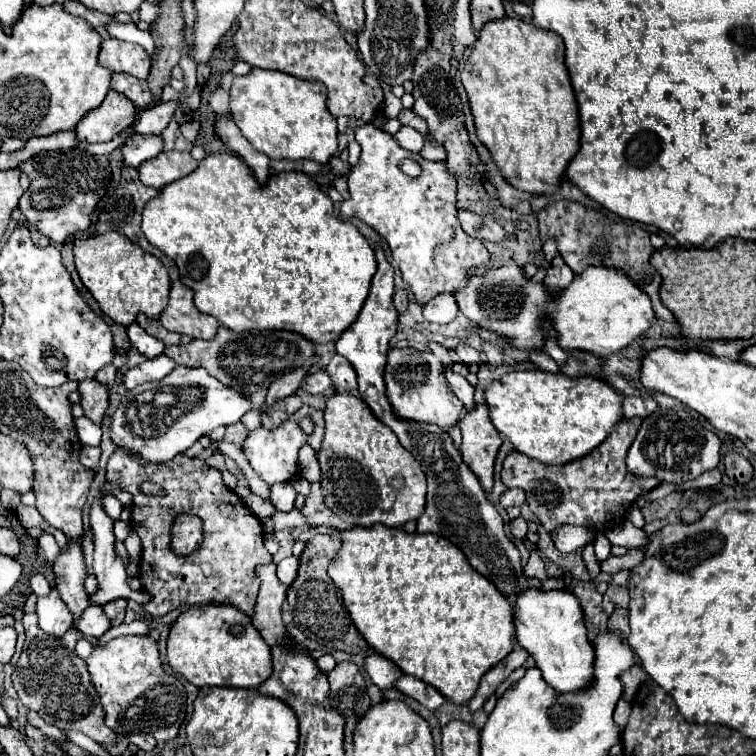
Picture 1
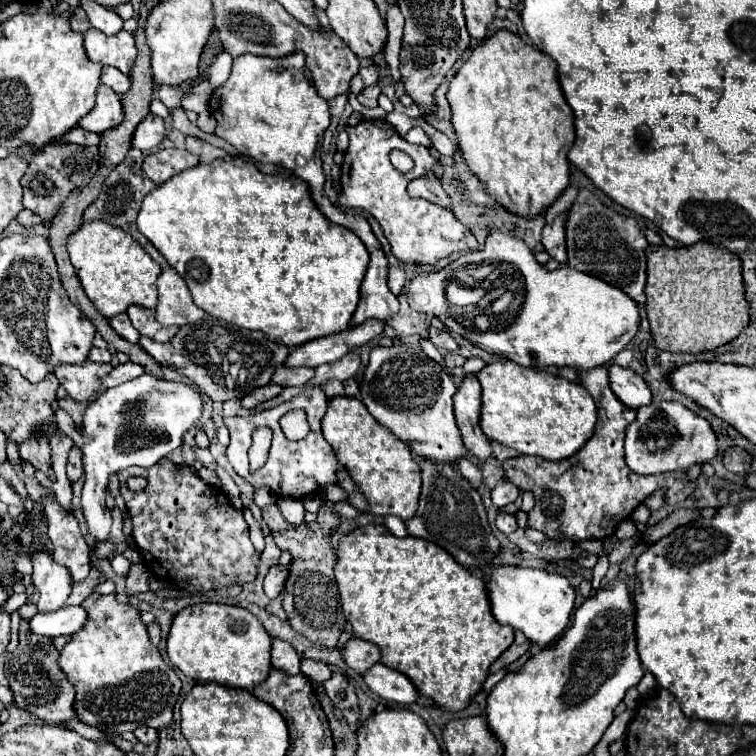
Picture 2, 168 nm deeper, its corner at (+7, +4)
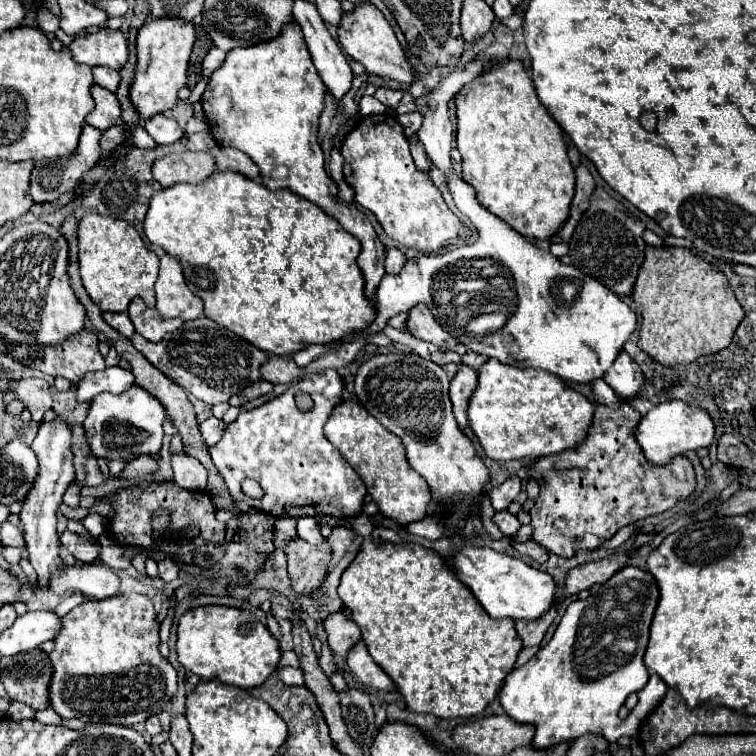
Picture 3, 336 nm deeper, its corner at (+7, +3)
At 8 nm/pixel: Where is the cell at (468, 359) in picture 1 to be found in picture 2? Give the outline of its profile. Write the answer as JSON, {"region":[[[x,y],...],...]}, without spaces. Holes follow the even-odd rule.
{"region":[[[428,326],[428,336],[430,336],[430,342],[436,348],[440,348],[440,350],[452,350],[452,352],[458,352],[460,350],[460,346],[456,344],[456,340],[446,330],[438,330],[434,326]]]}

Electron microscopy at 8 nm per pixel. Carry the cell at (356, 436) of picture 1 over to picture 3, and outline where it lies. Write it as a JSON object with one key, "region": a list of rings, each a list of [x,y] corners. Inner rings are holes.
{"region":[[[344,401],[336,405],[324,425],[324,433],[350,463],[350,467],[360,475],[362,483],[368,489],[368,495],[378,505],[382,515],[398,521],[400,525],[408,525],[426,517],[430,503],[428,483],[410,467],[402,441],[394,433],[386,431],[378,419],[374,419],[360,403]]]}

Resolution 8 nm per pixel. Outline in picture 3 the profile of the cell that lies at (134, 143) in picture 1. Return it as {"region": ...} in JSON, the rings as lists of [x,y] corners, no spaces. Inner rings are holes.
{"region":[[[160,113],[146,119],[144,129],[148,131],[148,135],[152,139],[156,139],[158,145],[170,145],[170,143],[182,139],[182,135],[184,135],[184,131],[178,127],[178,123],[172,117],[164,117]]]}

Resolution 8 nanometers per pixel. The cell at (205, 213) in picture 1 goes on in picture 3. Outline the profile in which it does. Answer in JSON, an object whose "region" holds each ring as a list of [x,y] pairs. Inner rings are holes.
{"region":[[[226,169],[202,183],[172,185],[150,201],[144,233],[180,261],[186,283],[204,301],[204,315],[272,355],[290,355],[312,343],[332,343],[374,321],[374,305],[364,297],[364,277],[356,265],[360,241],[320,207],[290,189],[270,191],[246,175]]]}

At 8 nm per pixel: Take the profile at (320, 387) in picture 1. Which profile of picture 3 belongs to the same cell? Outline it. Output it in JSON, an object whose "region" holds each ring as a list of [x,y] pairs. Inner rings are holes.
{"region":[[[288,355],[288,357],[270,357],[270,359],[262,365],[260,373],[262,373],[262,379],[270,381],[272,385],[278,385],[278,383],[290,385],[290,383],[294,383],[294,381],[300,379],[302,369],[300,369],[300,367],[294,363],[294,359]]]}

